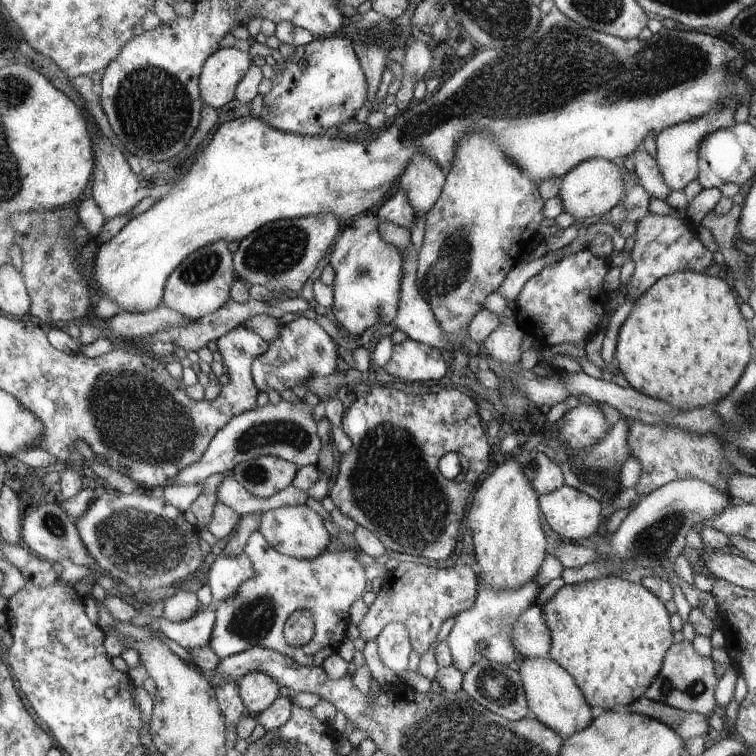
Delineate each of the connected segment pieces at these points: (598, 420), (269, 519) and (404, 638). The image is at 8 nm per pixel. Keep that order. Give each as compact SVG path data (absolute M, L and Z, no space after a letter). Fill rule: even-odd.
M596 403L583 404L569 409L556 422L560 440L570 448L590 446L608 434L608 418Z
M308 505L263 511L258 532L267 537L268 544L275 548L276 552L296 557L298 560L314 560L316 556L323 555L328 551L328 542L330 542L330 536L322 524L322 518Z
M391 622L375 638L377 654L384 666L397 674L408 669L408 656L413 650L408 628L400 622Z

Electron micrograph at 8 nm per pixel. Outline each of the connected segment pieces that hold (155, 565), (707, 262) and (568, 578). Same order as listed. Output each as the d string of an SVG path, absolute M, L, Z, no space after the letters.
M108 490L99 494L90 504L86 512L75 521L79 535L87 547L89 554L97 561L98 571L110 578L117 578L134 592L150 592L156 588L167 589L168 586L176 586L180 582L196 578L196 574L202 569L204 556L200 550L197 530L194 530L186 518L182 516L180 509L171 505L167 500L148 497L144 493L126 494L116 490Z
M649 212L636 223L635 244L630 258L634 260L635 270L626 284L626 292L623 294L632 302L636 302L646 290L654 286L660 278L678 271L692 271L704 273L709 266L714 264L712 252L698 240L697 233L686 217L657 215Z
M689 478L675 480L670 484L657 488L650 494L640 499L640 502L625 516L619 528L608 539L608 543L614 549L613 554L605 555L603 559L586 564L580 568L564 569L561 574L566 585L582 584L608 578L615 568L622 572L631 572L635 568L664 567L669 574L669 582L673 586L679 586L688 602L694 610L702 610L712 622L718 620L718 604L714 594L699 591L693 585L688 584L674 571L674 562L686 546L686 537L690 529L696 529L704 520L724 512L724 509L733 501L727 492L720 492L708 481Z

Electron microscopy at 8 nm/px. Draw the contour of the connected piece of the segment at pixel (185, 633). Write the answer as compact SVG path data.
M214 604L202 606L198 614L182 622L172 622L164 617L157 618L159 631L164 632L170 640L180 644L186 650L204 647L211 642L214 634Z

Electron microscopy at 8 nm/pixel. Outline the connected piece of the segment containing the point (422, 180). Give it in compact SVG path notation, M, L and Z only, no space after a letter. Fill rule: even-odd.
M420 152L420 156L416 156L400 179L400 190L406 192L408 204L416 215L425 215L439 202L446 186L446 176L446 170L428 154Z

